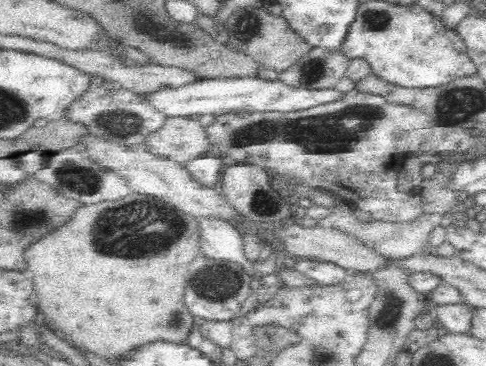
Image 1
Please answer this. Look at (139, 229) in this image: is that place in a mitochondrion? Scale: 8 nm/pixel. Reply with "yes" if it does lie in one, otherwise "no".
yes

